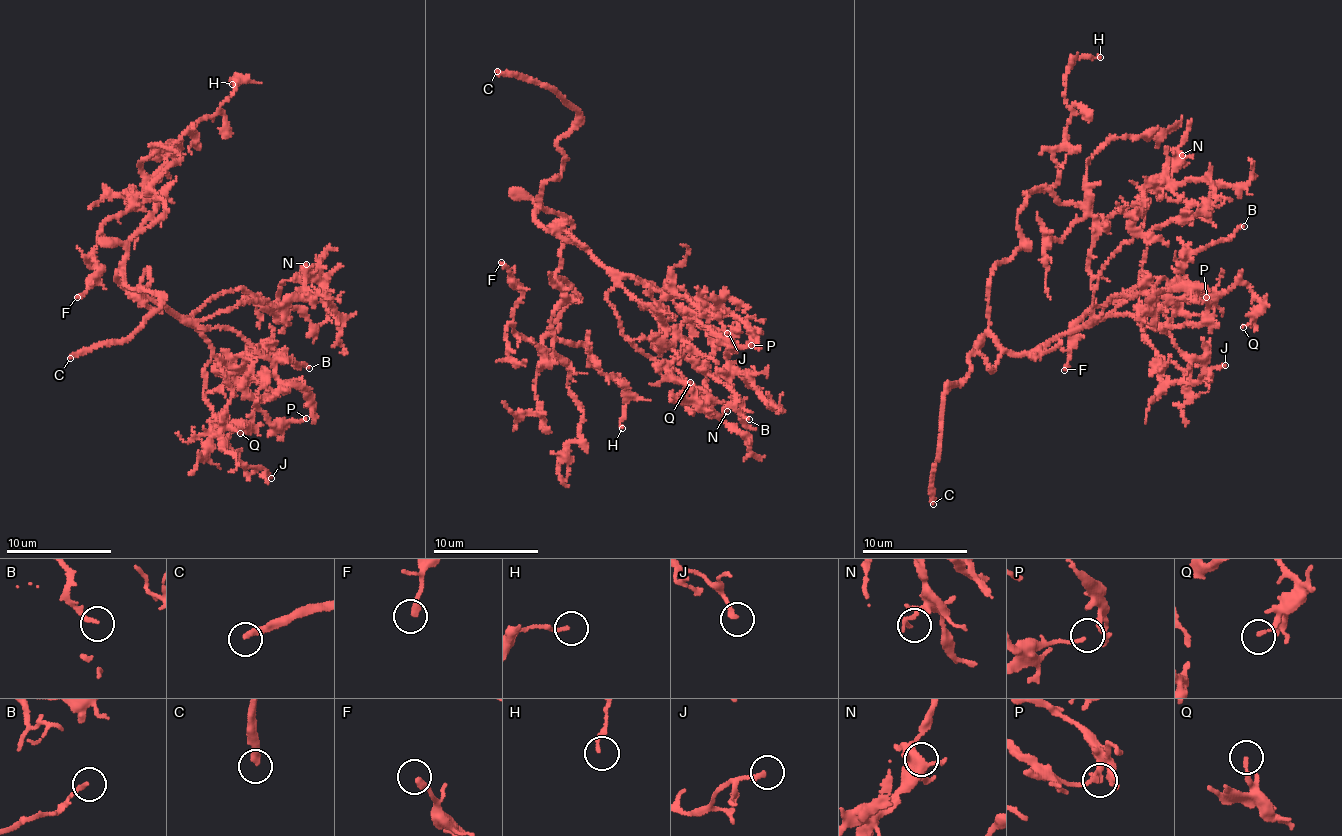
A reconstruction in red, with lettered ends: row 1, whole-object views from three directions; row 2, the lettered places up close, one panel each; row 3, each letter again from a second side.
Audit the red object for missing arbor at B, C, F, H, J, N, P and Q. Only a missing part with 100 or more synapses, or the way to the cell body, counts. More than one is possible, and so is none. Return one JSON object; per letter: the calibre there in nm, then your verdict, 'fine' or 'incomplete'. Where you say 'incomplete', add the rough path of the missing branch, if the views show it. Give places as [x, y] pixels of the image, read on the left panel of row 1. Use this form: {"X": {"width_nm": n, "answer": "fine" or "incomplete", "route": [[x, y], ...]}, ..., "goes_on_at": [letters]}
{"B": {"width_nm": 180, "answer": "fine"}, "C": {"width_nm": 300, "answer": "incomplete"}, "F": {"width_nm": 260, "answer": "fine"}, "H": {"width_nm": 130, "answer": "fine"}, "J": {"width_nm": 200, "answer": "fine"}, "N": {"width_nm": 120, "answer": "fine"}, "P": {"width_nm": 120, "answer": "fine"}, "Q": {"width_nm": 170, "answer": "fine"}, "goes_on_at": ["C"]}

